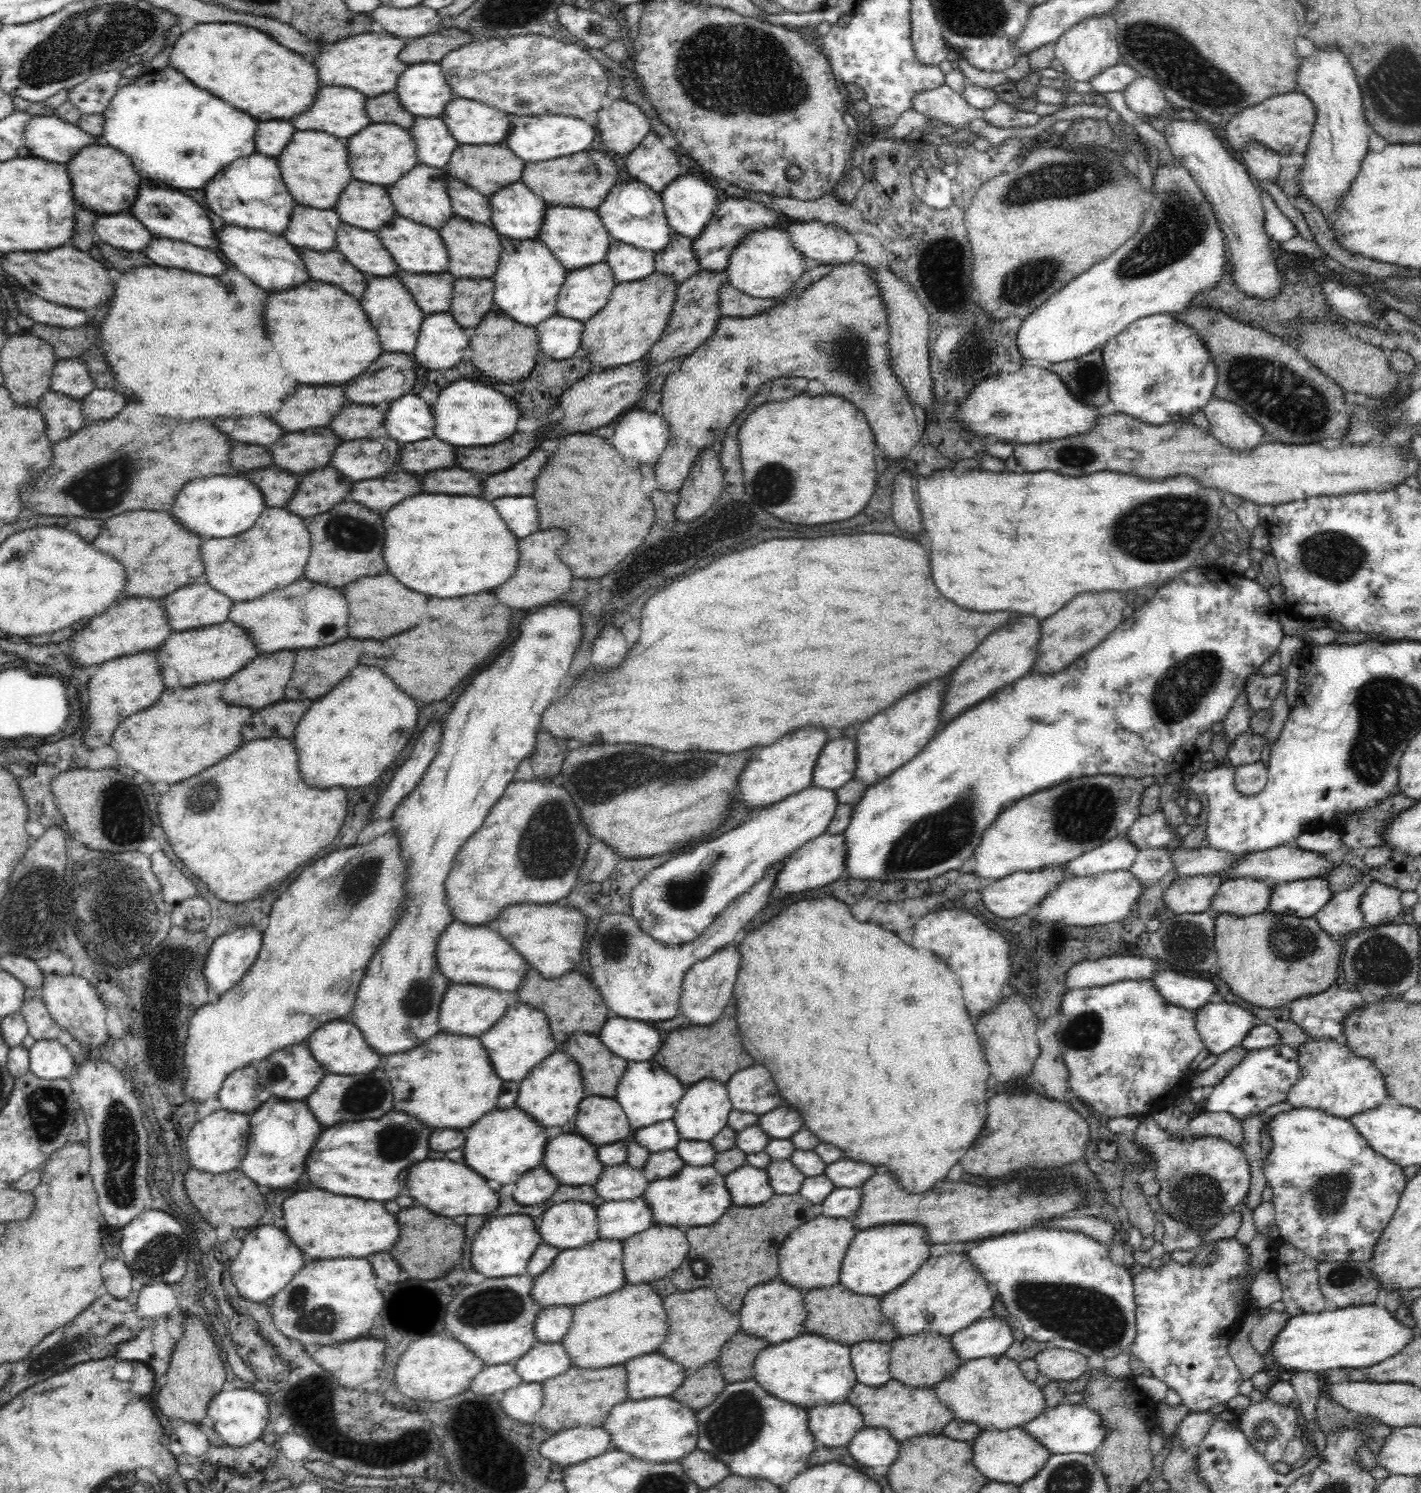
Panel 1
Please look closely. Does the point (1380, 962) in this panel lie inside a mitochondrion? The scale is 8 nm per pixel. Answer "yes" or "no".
yes

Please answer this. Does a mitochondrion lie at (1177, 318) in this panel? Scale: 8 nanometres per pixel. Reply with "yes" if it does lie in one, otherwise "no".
no

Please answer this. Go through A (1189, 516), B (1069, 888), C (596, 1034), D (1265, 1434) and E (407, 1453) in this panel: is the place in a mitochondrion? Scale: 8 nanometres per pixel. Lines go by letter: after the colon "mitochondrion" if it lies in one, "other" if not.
A: mitochondrion
B: other
C: other
D: mitochondrion
E: other

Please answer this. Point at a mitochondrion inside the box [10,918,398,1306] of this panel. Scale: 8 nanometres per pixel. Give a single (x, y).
(119, 1141)

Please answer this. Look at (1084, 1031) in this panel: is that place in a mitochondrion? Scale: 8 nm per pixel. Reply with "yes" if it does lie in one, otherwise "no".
yes

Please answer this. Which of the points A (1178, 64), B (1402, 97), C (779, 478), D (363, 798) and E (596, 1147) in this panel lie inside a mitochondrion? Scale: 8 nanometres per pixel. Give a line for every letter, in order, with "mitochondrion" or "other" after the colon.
A: mitochondrion
B: mitochondrion
C: mitochondrion
D: other
E: other

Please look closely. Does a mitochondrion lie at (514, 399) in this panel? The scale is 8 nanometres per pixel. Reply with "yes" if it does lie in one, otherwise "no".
no

